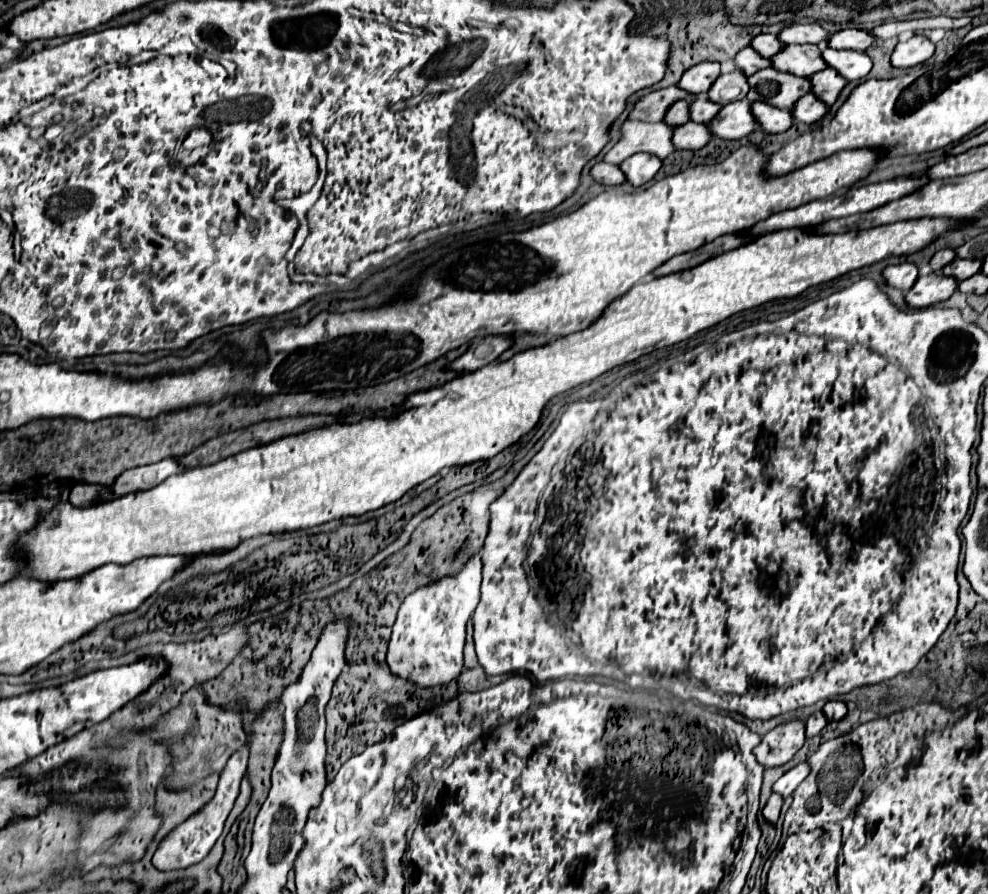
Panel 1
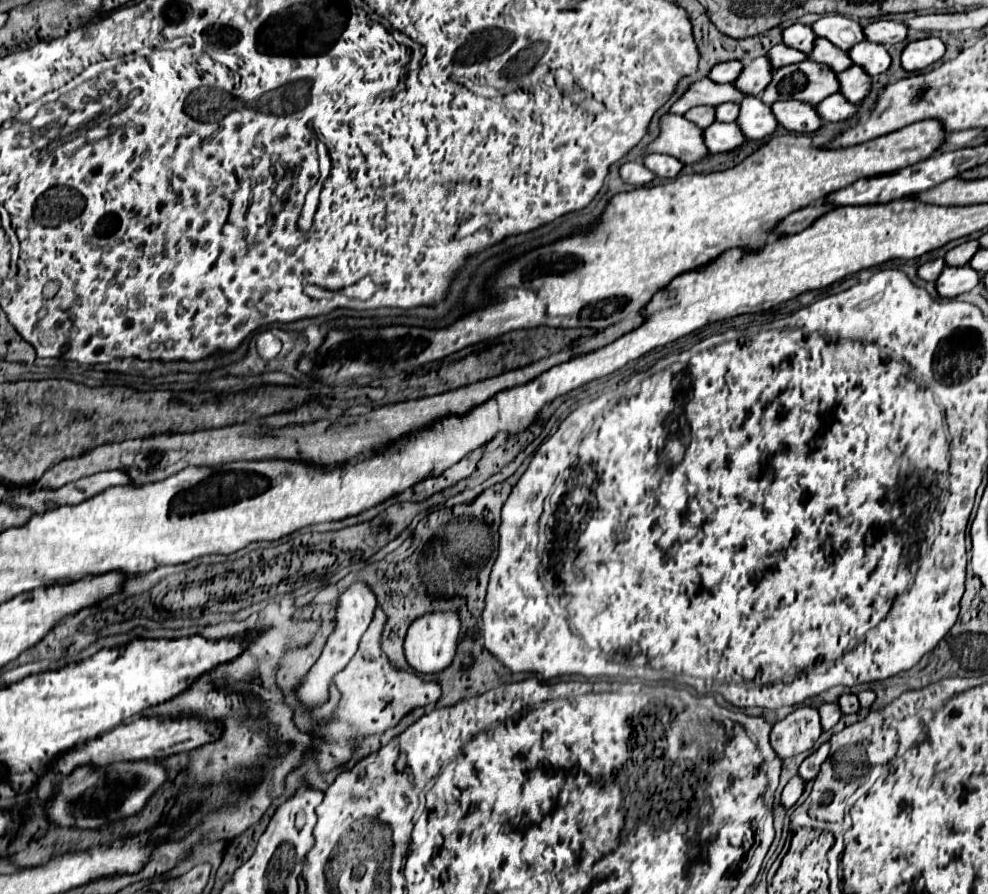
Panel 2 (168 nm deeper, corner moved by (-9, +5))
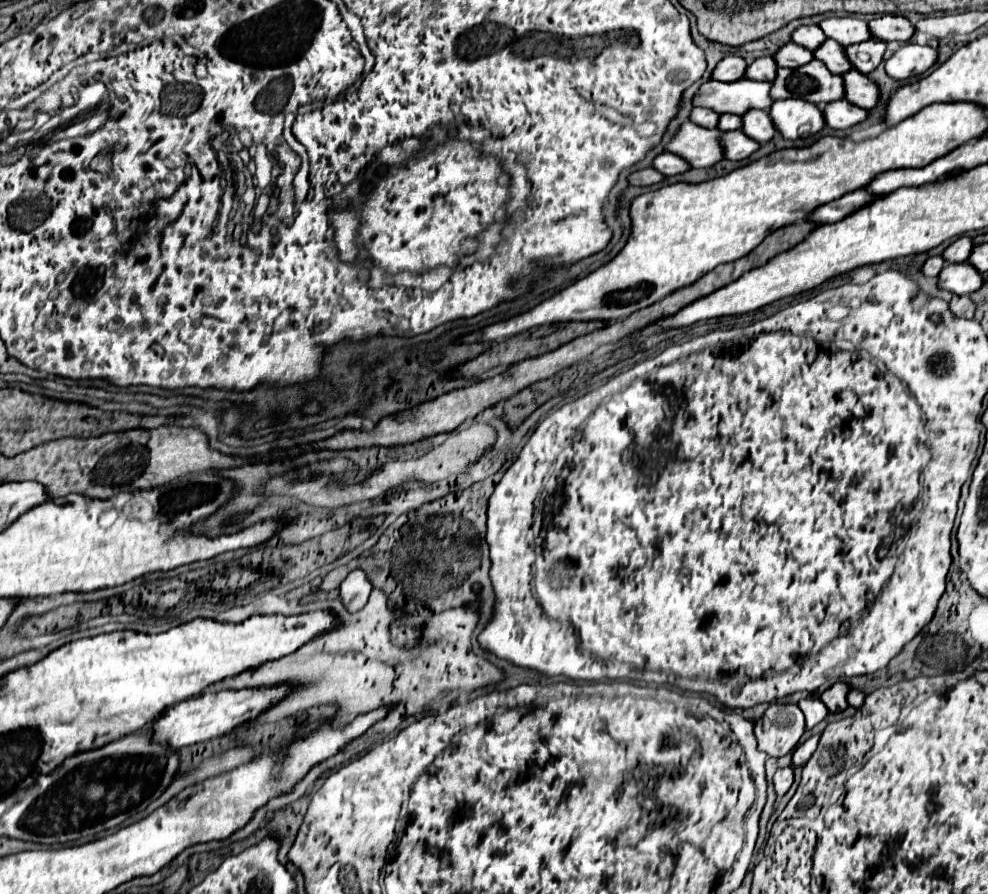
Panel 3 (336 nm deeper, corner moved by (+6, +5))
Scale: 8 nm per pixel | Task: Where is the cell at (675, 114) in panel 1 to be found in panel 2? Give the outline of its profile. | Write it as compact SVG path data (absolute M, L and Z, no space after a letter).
M707 105L693 107L693 109L689 109L685 113L685 119L689 119L691 123L695 123L701 129L707 129L715 121L715 109L713 107L707 107Z

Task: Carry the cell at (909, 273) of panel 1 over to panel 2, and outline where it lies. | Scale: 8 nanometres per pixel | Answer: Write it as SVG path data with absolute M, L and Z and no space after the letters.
M933 259L933 261L927 261L923 263L919 269L917 269L917 275L923 279L923 281L935 281L941 273L941 269L945 267L945 261L943 259Z

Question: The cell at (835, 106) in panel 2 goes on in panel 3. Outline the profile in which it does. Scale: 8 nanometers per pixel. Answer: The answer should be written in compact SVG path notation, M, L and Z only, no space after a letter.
M840 99L836 103L828 103L824 107L824 115L826 115L826 123L832 129L850 129L858 123L862 123L868 117L868 111L848 103L846 99Z

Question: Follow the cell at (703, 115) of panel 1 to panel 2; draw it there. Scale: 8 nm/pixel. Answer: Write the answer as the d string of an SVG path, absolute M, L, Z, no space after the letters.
M721 103L715 107L715 117L717 121L723 121L723 123L733 123L739 115L739 105L737 103Z

